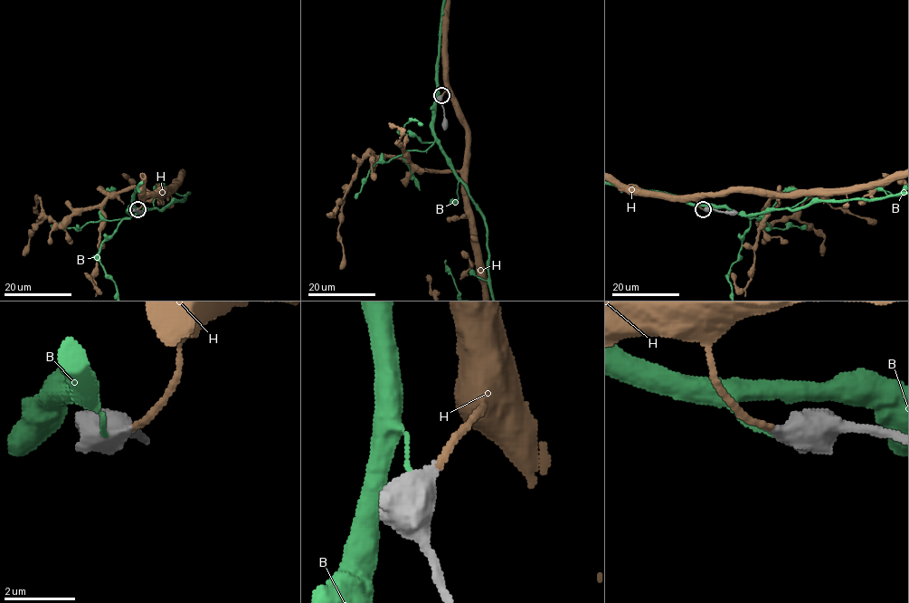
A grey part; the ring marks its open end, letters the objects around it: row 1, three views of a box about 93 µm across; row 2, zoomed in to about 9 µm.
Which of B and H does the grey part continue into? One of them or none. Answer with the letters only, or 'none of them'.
H

